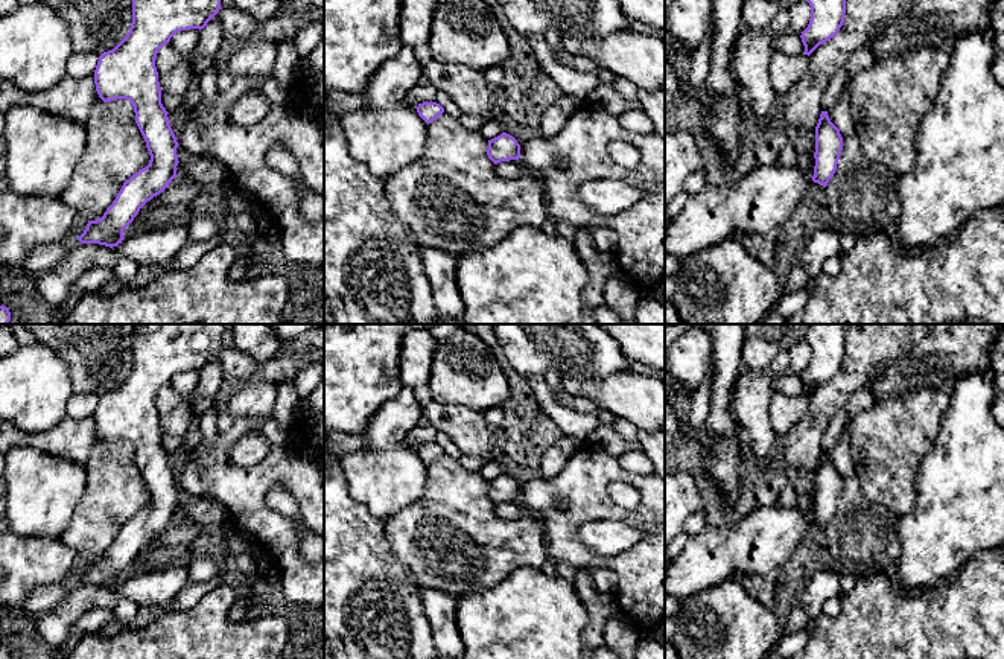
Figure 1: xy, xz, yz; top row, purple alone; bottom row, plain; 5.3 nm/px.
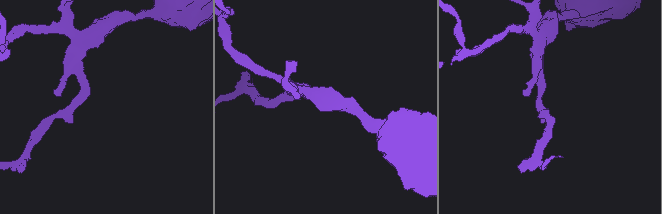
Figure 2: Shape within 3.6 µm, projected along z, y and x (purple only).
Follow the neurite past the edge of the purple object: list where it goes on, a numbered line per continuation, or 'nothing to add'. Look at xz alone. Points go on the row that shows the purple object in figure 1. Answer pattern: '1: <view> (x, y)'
nothing to add

